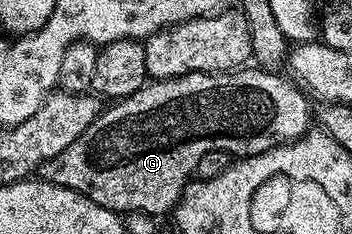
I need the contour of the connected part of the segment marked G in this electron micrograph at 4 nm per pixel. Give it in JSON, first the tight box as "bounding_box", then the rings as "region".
{"bounding_box":[37,67,310,215],"region":[[[241,67],[230,72],[196,72],[151,80],[132,95],[115,100],[111,109],[103,108],[64,151],[39,166],[37,176],[43,181],[76,190],[99,203],[100,207],[108,207],[119,215],[132,212],[159,215],[169,209],[171,212],[197,174],[194,172],[198,164],[210,152],[218,153],[223,149],[226,153],[235,153],[233,156],[238,159],[255,156],[293,141],[309,126],[306,125],[310,121],[307,94],[297,84],[281,81],[277,72],[261,67],[250,68]]]}

